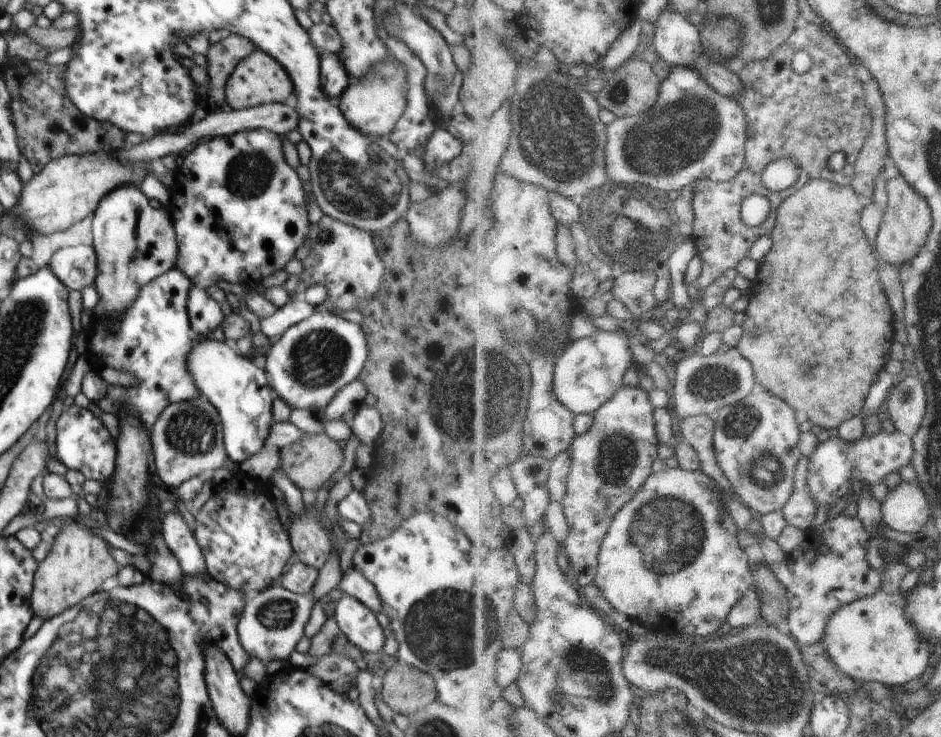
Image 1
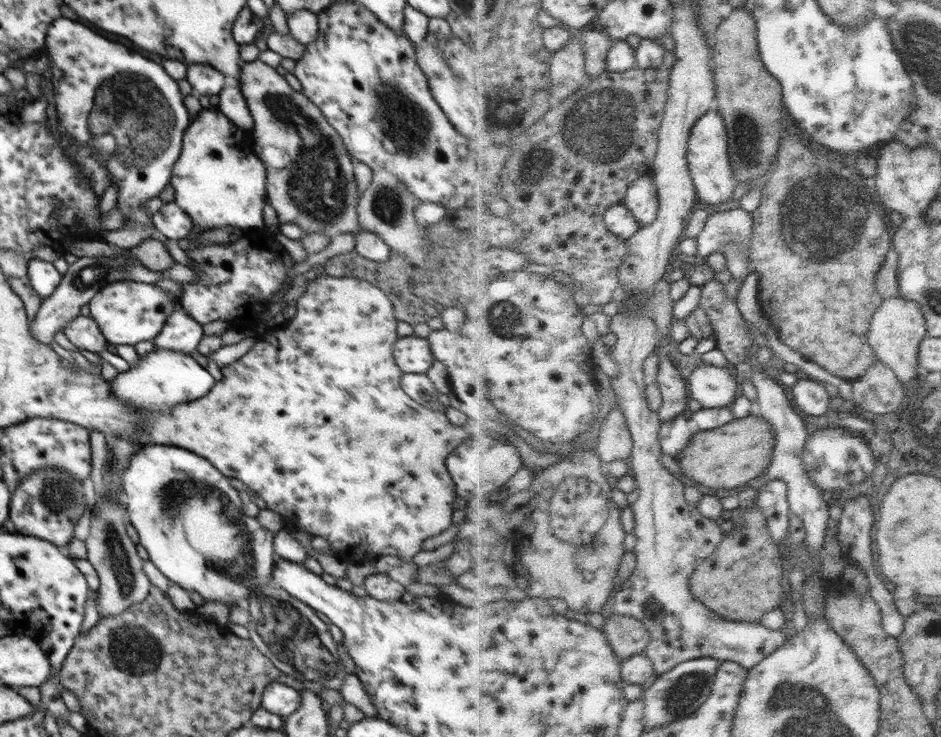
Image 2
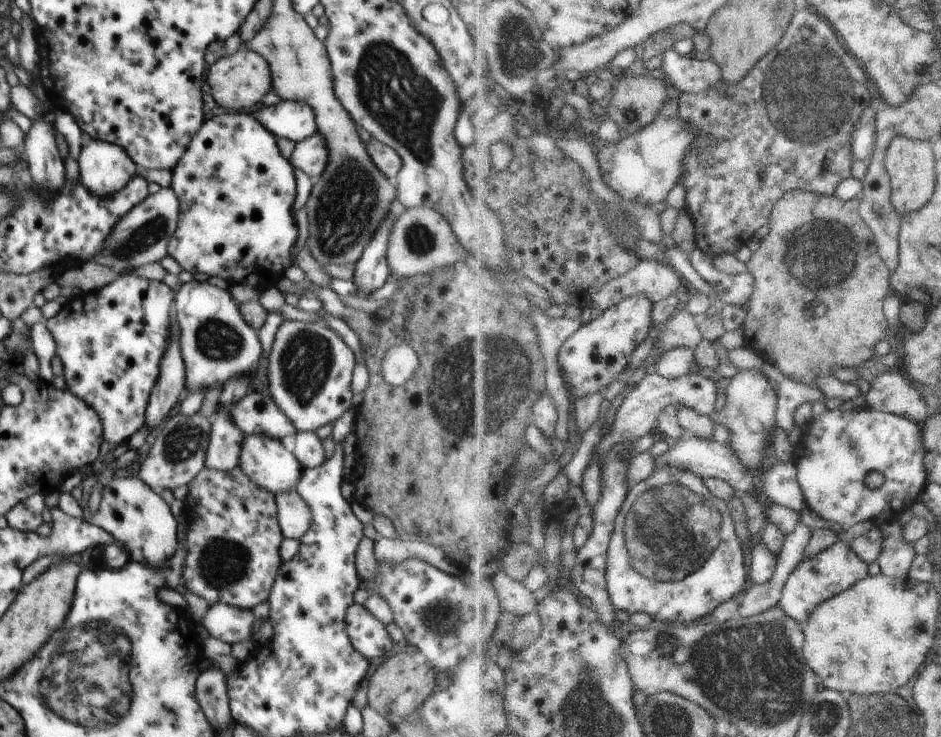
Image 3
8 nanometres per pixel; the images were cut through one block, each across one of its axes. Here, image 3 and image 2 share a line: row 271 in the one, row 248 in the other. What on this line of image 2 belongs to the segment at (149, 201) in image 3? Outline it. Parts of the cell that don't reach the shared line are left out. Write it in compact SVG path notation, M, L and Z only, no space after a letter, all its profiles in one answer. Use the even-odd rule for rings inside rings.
M112 245L112 248L116 252L114 257L82 257L69 266L68 272L62 276L60 285L54 290L54 293L42 301L43 304L37 311L34 320L28 322L33 338L47 346L57 346L61 341L63 326L81 315L82 307L88 305L102 288L114 282L129 281L127 267L129 264L140 265L140 259L132 254L130 249L120 248L117 245Z

